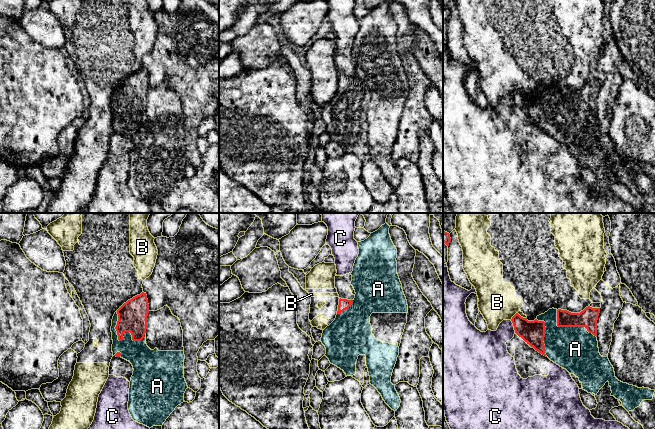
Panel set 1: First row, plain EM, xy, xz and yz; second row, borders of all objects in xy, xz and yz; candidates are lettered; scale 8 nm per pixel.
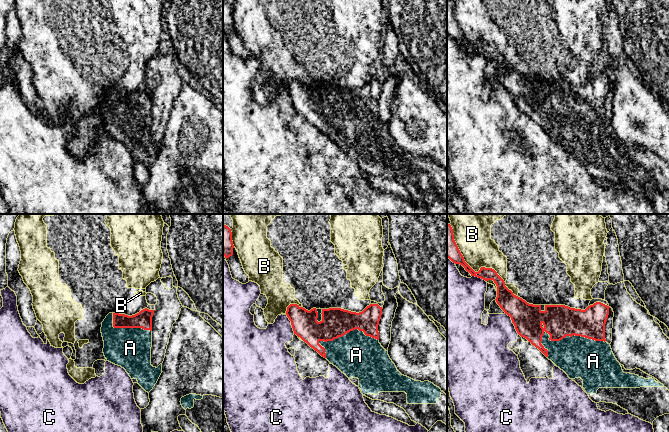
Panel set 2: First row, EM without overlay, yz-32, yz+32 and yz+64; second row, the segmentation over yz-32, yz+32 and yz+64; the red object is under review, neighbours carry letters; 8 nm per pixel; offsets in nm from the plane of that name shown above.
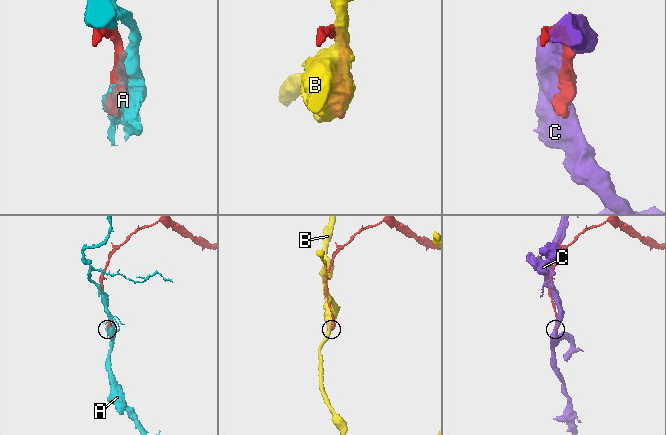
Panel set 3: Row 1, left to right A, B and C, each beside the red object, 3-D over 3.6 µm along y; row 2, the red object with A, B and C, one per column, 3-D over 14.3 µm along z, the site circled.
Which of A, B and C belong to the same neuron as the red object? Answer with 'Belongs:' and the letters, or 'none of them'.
Belongs: none of them

